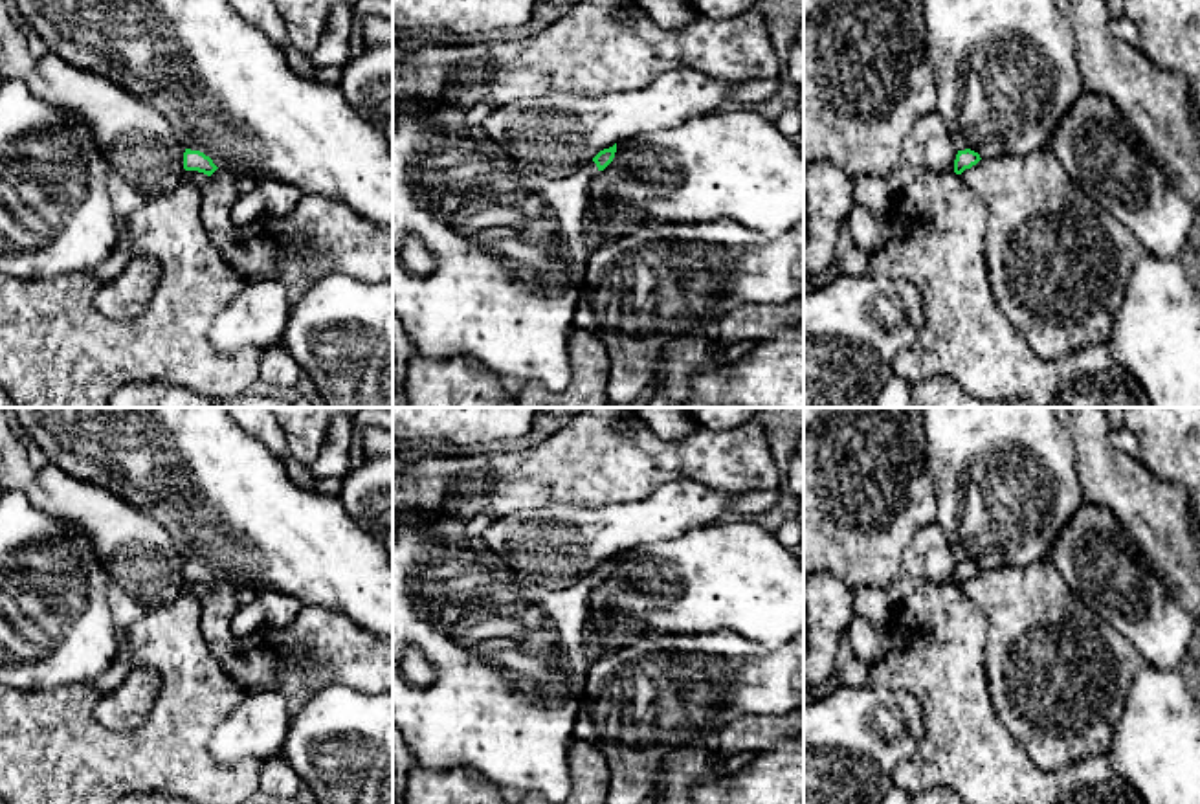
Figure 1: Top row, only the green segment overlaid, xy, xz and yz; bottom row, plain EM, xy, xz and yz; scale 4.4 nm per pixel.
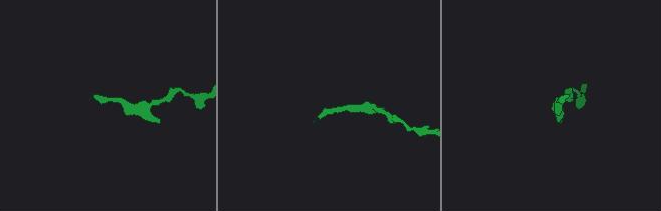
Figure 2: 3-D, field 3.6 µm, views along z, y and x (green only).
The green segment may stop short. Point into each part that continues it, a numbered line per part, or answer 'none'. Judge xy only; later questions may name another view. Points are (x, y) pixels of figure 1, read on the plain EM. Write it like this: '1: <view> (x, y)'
none

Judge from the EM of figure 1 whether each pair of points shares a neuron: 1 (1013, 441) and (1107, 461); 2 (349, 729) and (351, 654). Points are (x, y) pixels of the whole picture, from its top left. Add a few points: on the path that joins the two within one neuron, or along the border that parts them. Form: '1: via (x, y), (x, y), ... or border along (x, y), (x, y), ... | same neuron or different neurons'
1: border along (1063, 426), (1072, 443), (1074, 470), (1083, 496) | different neurons
2: border along (373, 692), (329, 685), (309, 700) | different neurons

